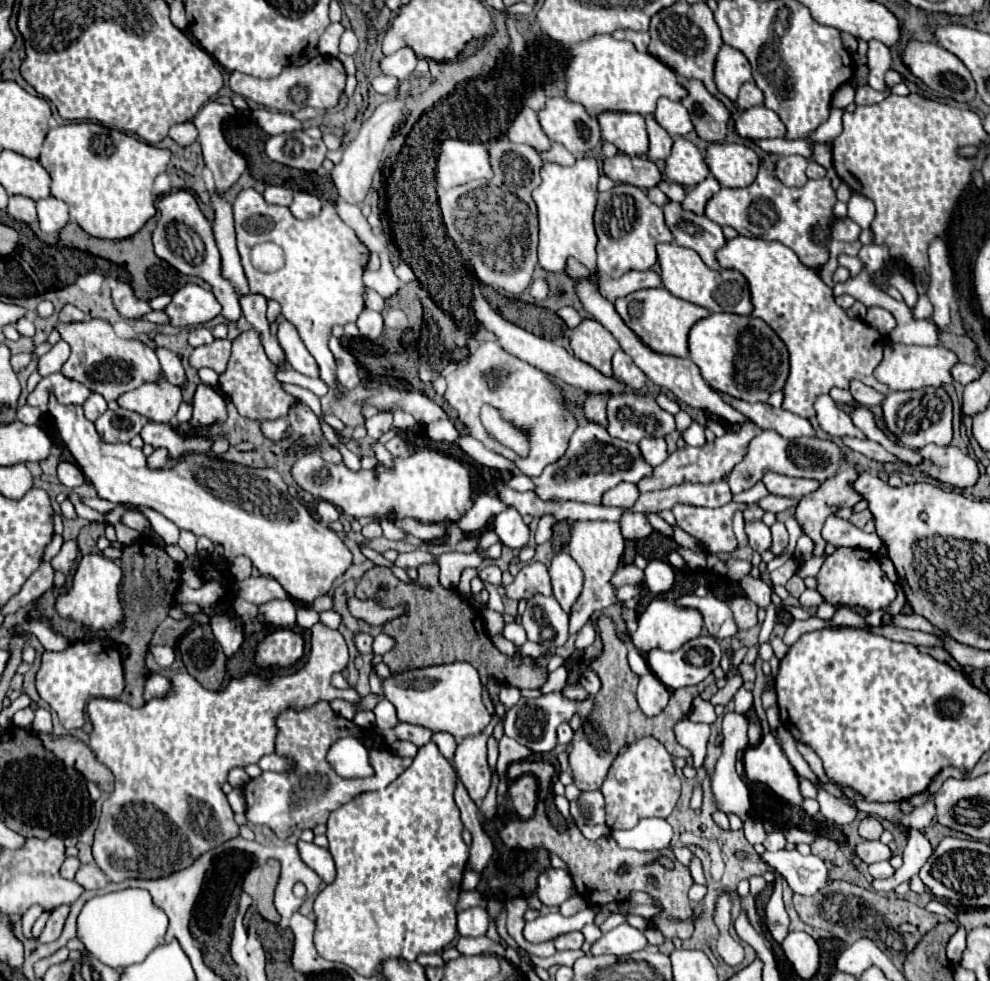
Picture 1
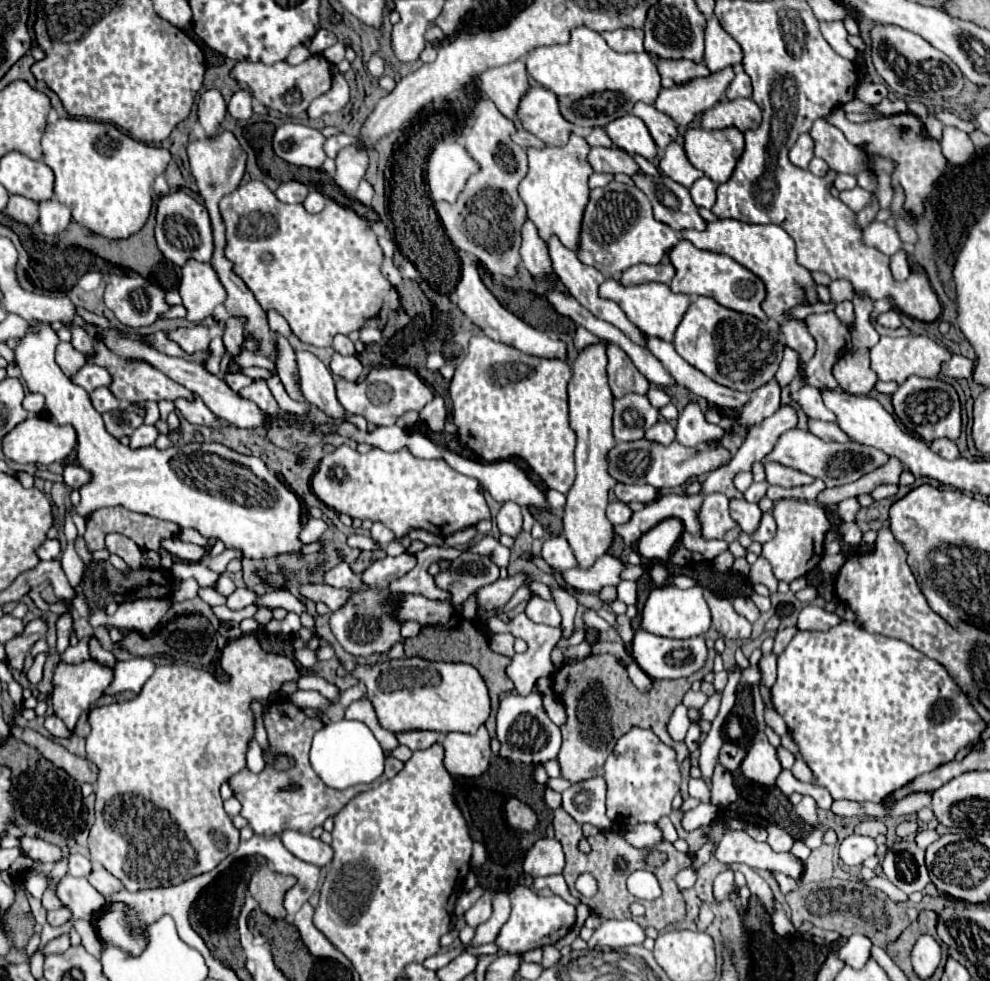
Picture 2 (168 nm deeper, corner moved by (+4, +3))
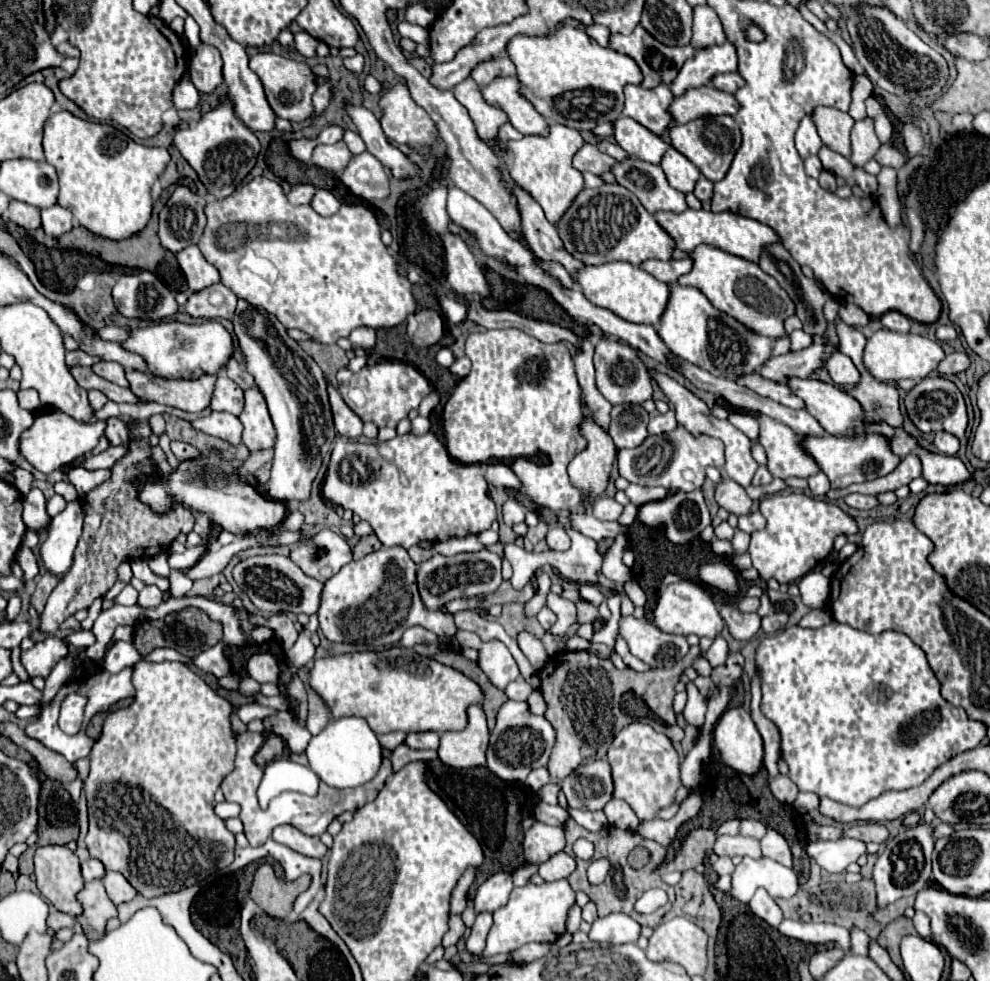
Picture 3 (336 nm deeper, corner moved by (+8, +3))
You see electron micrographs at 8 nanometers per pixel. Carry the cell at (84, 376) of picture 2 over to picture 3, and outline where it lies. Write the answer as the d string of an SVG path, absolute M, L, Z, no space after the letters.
M100 360L100 362L96 362L92 366L92 370L98 376L102 376L102 378L106 378L106 380L118 384L118 386L128 386L128 380L124 378L124 368L120 364L116 364L116 362L104 362L104 360Z

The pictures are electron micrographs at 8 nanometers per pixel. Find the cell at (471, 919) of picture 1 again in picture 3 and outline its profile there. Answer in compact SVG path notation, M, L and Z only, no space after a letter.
M498 872L490 876L476 892L474 896L474 912L496 912L500 906L506 904L510 892L512 892L512 876L508 872Z

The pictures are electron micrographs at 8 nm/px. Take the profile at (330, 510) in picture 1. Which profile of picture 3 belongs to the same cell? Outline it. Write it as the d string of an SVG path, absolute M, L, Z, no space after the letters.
M290 510L290 514L284 520L282 528L286 528L286 530L298 530L302 524L304 524L304 514L300 514L298 510Z

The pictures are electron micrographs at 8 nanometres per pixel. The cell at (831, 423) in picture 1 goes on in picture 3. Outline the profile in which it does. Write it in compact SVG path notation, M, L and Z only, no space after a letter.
M754 372L754 376L742 376L736 382L744 384L744 386L752 388L754 392L758 392L760 396L766 396L766 398L770 398L774 402L780 402L780 404L788 406L788 408L806 408L804 400L798 398L786 384L778 384L778 382L766 380L758 372Z

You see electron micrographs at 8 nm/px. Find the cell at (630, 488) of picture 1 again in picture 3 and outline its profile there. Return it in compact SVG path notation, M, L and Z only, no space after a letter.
M630 484L626 488L626 496L632 504L636 504L638 508L646 502L654 502L654 500L662 500L666 496L666 488L648 488L648 486L638 486L638 484Z

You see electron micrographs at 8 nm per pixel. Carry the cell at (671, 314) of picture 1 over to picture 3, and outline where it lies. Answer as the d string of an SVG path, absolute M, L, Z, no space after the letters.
M606 262L600 266L584 266L578 272L576 282L592 304L598 304L600 308L606 308L606 310L614 312L616 316L622 316L624 320L634 322L634 324L656 326L660 322L660 318L666 310L668 298L670 298L668 284L656 280L642 268L632 266L628 262Z

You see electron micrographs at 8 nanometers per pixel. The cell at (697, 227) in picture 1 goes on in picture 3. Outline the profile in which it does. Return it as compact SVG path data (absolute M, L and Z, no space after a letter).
M624 160L612 168L618 184L634 192L650 214L664 212L684 212L688 208L686 196L674 190L660 166L642 160Z

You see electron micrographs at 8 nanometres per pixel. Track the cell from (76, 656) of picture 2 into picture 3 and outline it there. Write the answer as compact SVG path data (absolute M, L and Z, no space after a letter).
M48 636L44 642L38 642L34 648L22 654L22 664L32 678L34 676L48 678L52 668L66 656L68 656L68 648L60 642L60 638Z

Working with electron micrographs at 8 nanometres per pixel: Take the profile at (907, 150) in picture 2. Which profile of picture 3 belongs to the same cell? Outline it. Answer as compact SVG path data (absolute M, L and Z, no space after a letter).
M818 106L812 110L810 118L814 120L818 128L818 136L826 146L846 156L851 156L850 130L852 130L852 118L848 112L842 112L838 108Z

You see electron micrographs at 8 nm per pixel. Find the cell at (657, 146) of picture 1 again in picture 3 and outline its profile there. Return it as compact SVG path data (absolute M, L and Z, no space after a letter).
M630 84L624 88L624 94L626 94L624 116L638 120L656 136L662 136L670 128L672 114L668 106L672 104L672 96L666 84L660 84L658 88L652 90Z

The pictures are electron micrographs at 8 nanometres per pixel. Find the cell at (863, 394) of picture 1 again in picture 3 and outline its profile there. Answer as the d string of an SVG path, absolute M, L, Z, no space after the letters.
M834 352L830 356L830 360L826 362L826 370L834 380L834 384L838 386L854 386L860 382L860 370L854 366L854 362L848 356L840 352Z

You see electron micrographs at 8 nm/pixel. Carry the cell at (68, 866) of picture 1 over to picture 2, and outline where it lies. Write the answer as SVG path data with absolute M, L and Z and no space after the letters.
M70 854L68 872L72 876L88 876L92 872L92 862L82 854Z

